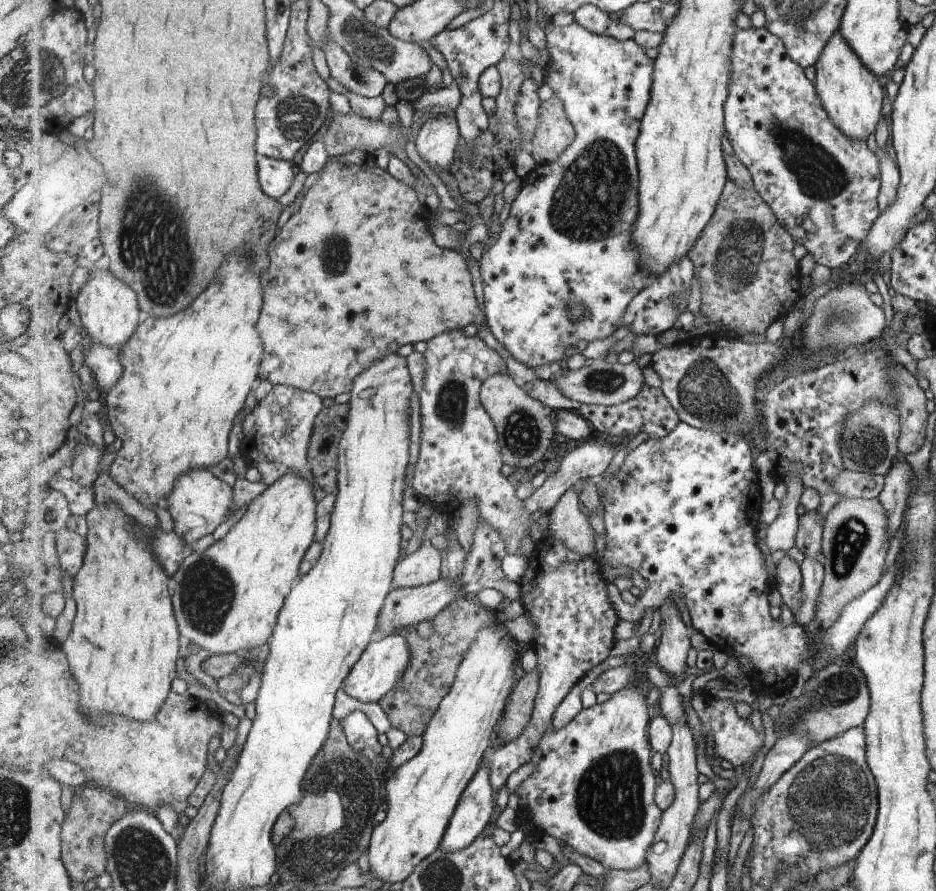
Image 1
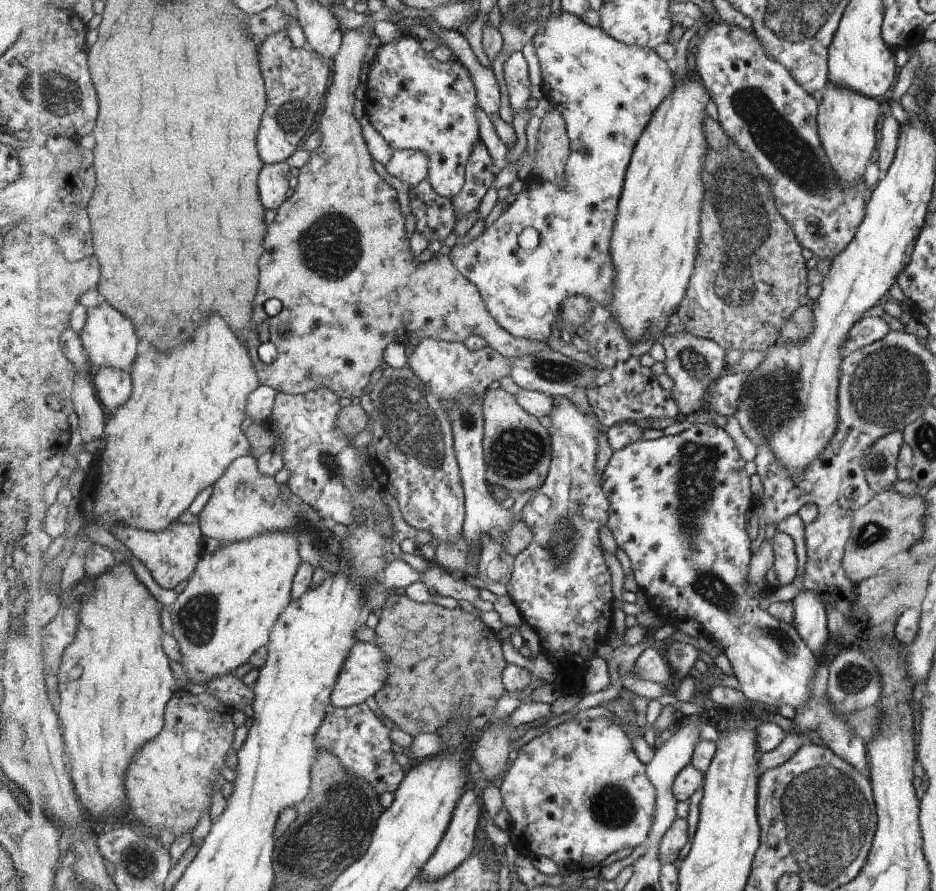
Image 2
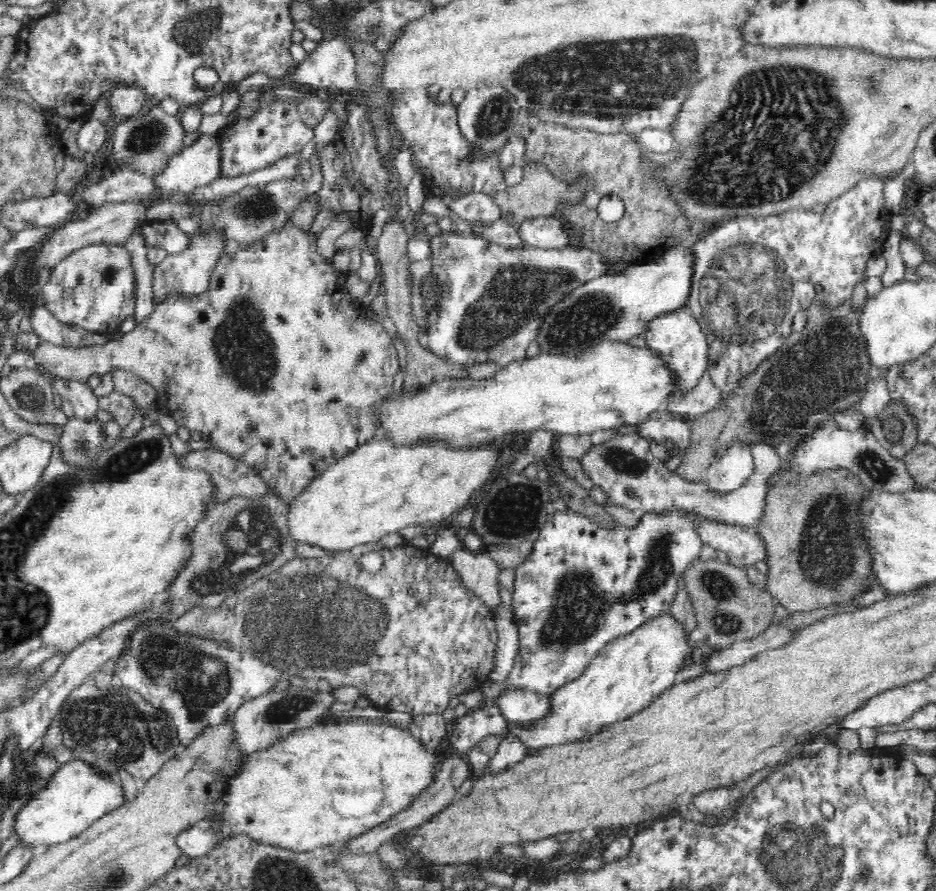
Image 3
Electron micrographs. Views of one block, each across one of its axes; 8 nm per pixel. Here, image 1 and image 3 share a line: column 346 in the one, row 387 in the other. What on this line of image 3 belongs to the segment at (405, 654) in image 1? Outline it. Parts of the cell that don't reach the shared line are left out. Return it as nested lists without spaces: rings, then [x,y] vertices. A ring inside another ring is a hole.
[[[687,305],[671,311],[664,311],[656,315],[656,318],[648,322],[645,332],[646,346],[660,353],[672,373],[678,377],[678,390],[689,389],[707,370],[708,362],[708,340],[703,328],[697,322],[697,318]]]

